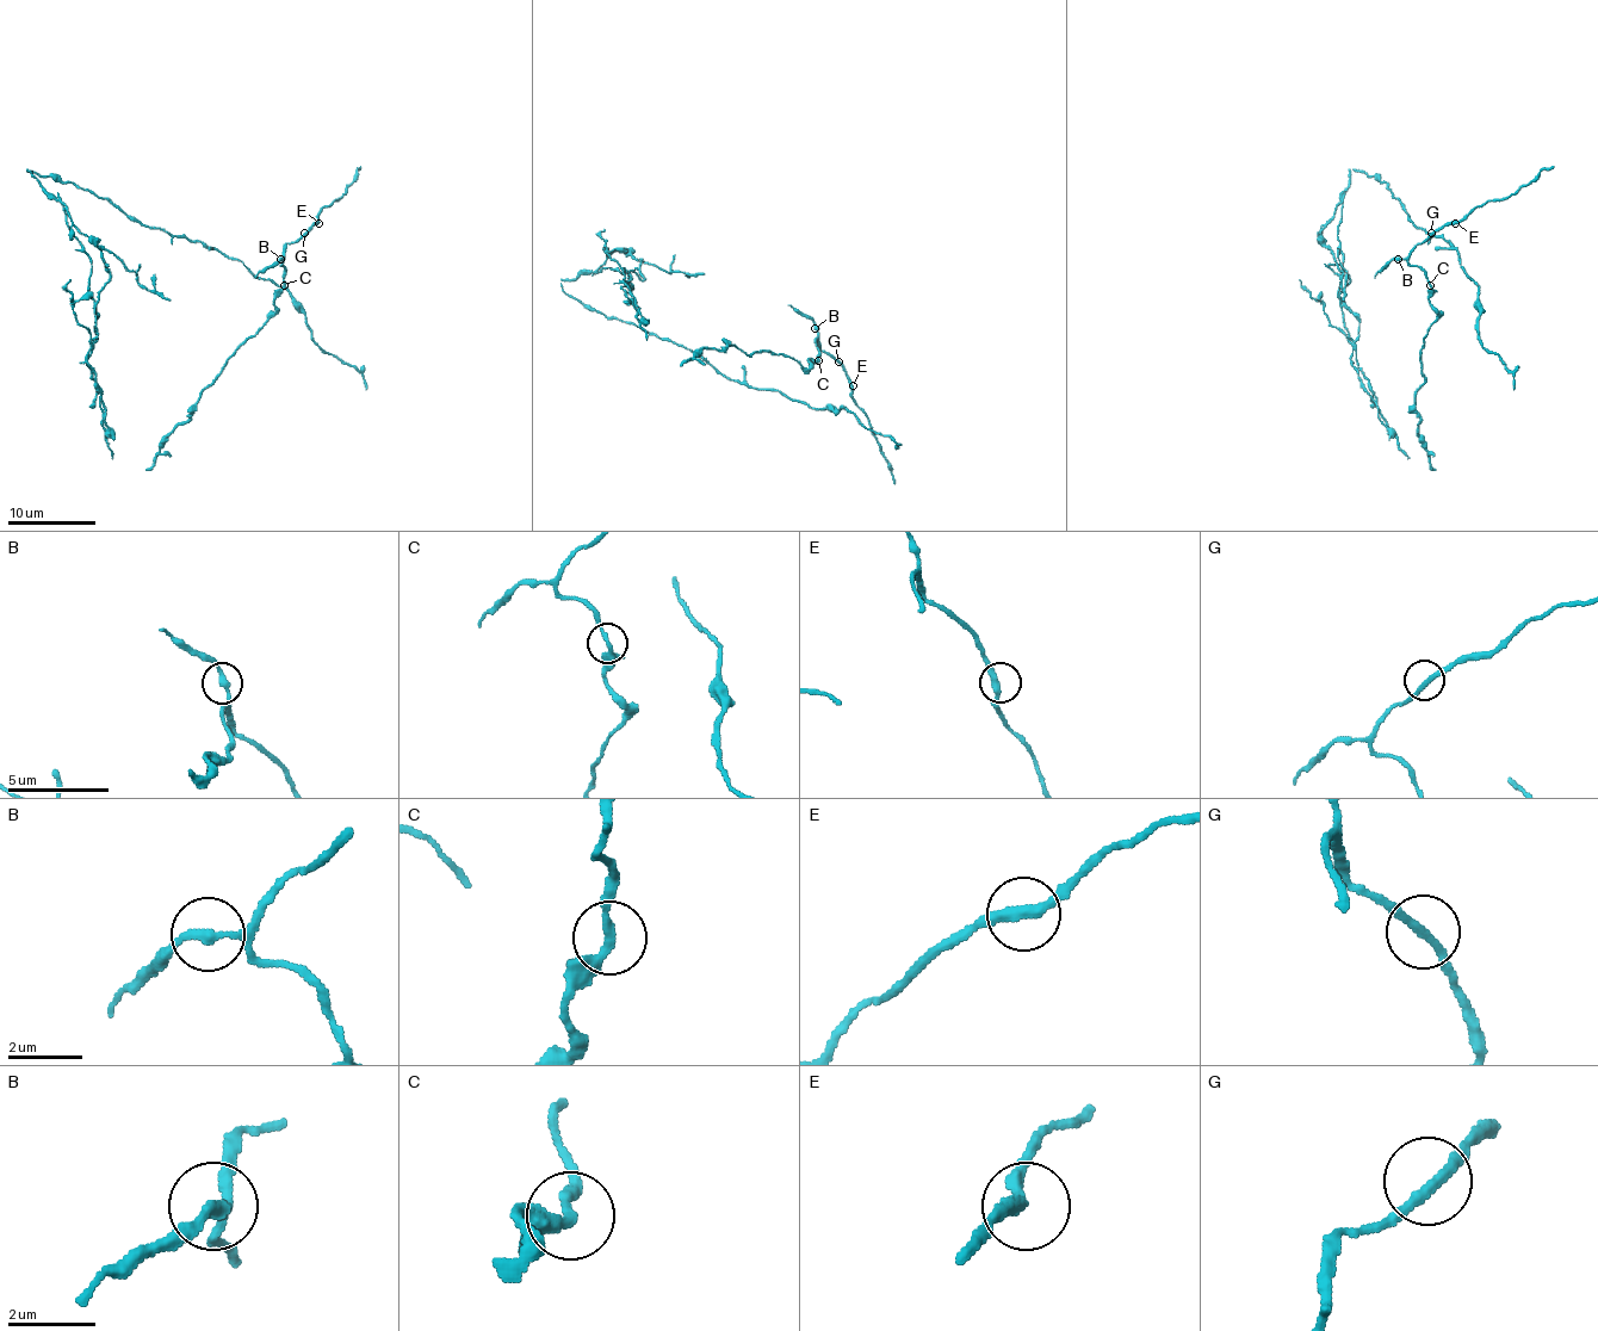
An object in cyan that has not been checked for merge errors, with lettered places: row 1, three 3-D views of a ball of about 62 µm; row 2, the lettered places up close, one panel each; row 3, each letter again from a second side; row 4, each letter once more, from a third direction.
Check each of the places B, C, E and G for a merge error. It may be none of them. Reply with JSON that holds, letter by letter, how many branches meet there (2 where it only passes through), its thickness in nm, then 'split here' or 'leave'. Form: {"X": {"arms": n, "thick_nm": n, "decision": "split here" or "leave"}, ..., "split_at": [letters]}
{"B": {"arms": 2, "thick_nm": 240, "decision": "leave"}, "C": {"arms": 2, "thick_nm": 240, "decision": "split here"}, "E": {"arms": 2, "thick_nm": 300, "decision": "leave"}, "G": {"arms": 2, "thick_nm": 240, "decision": "leave"}, "split_at": ["C"]}

